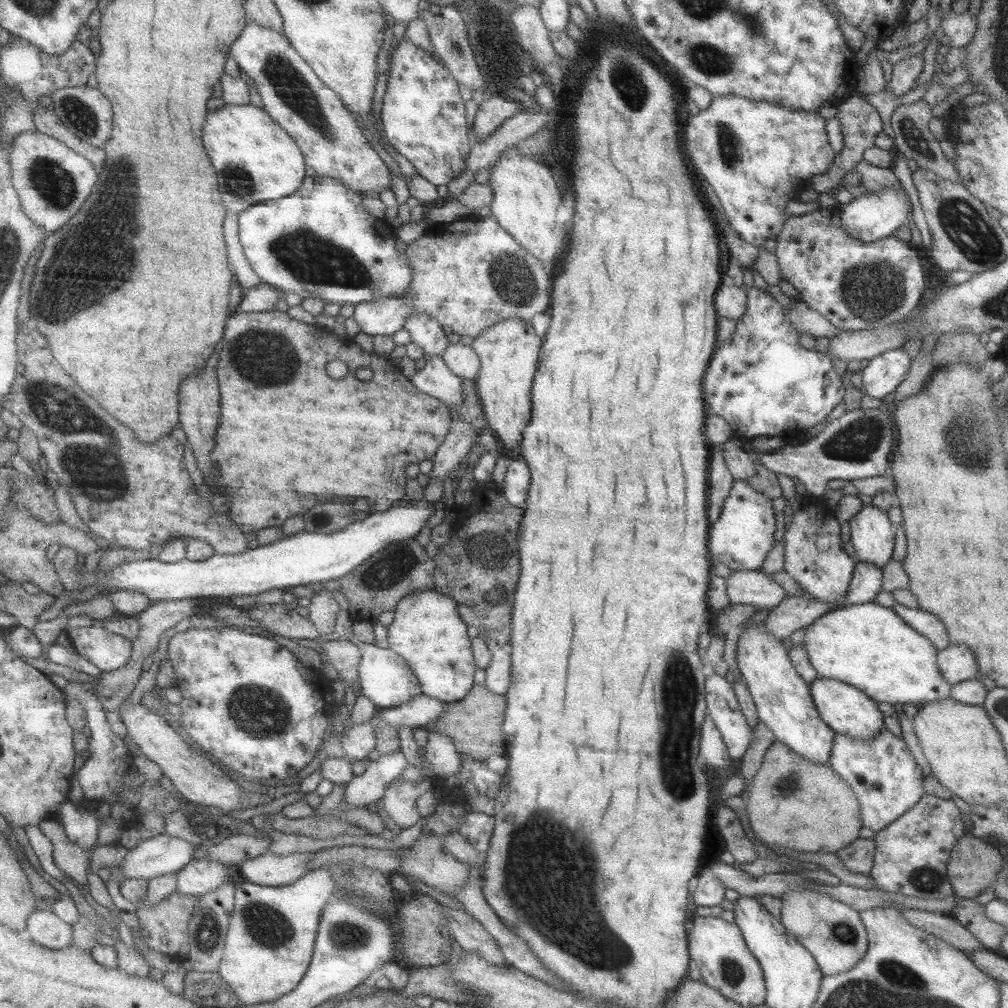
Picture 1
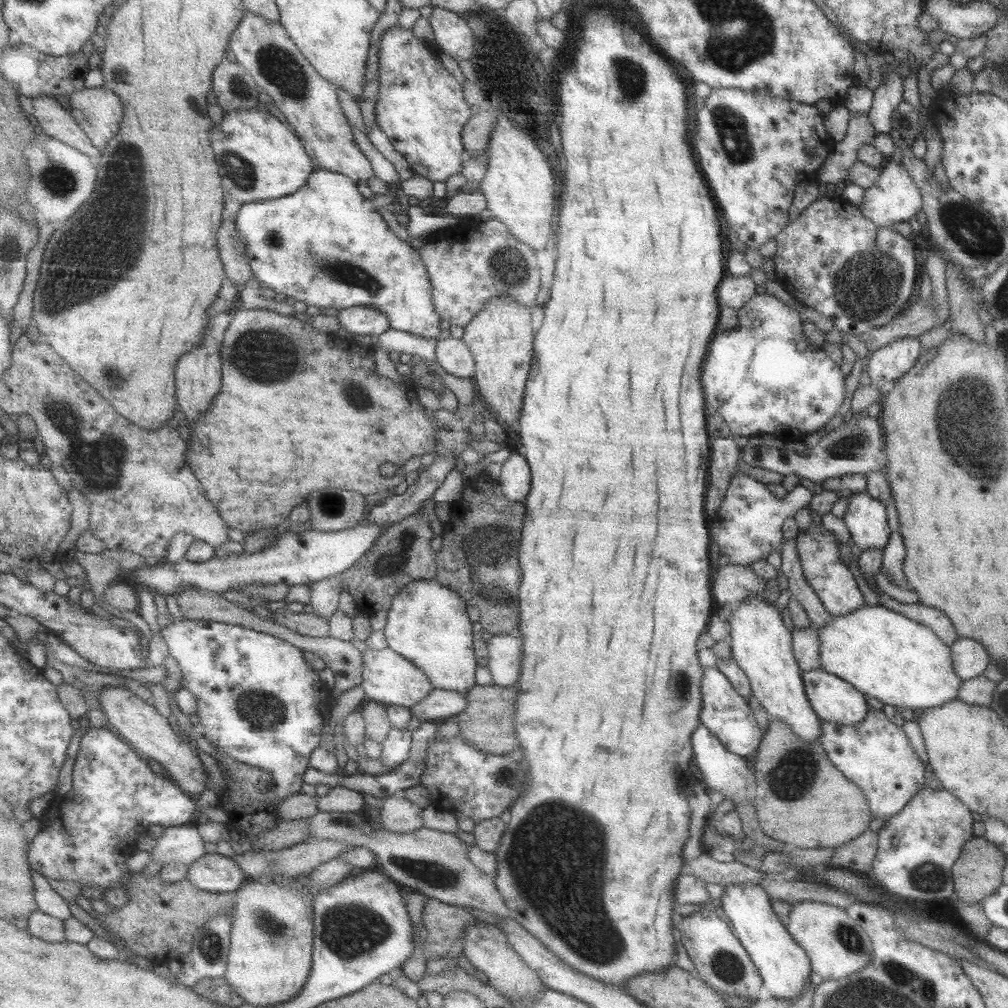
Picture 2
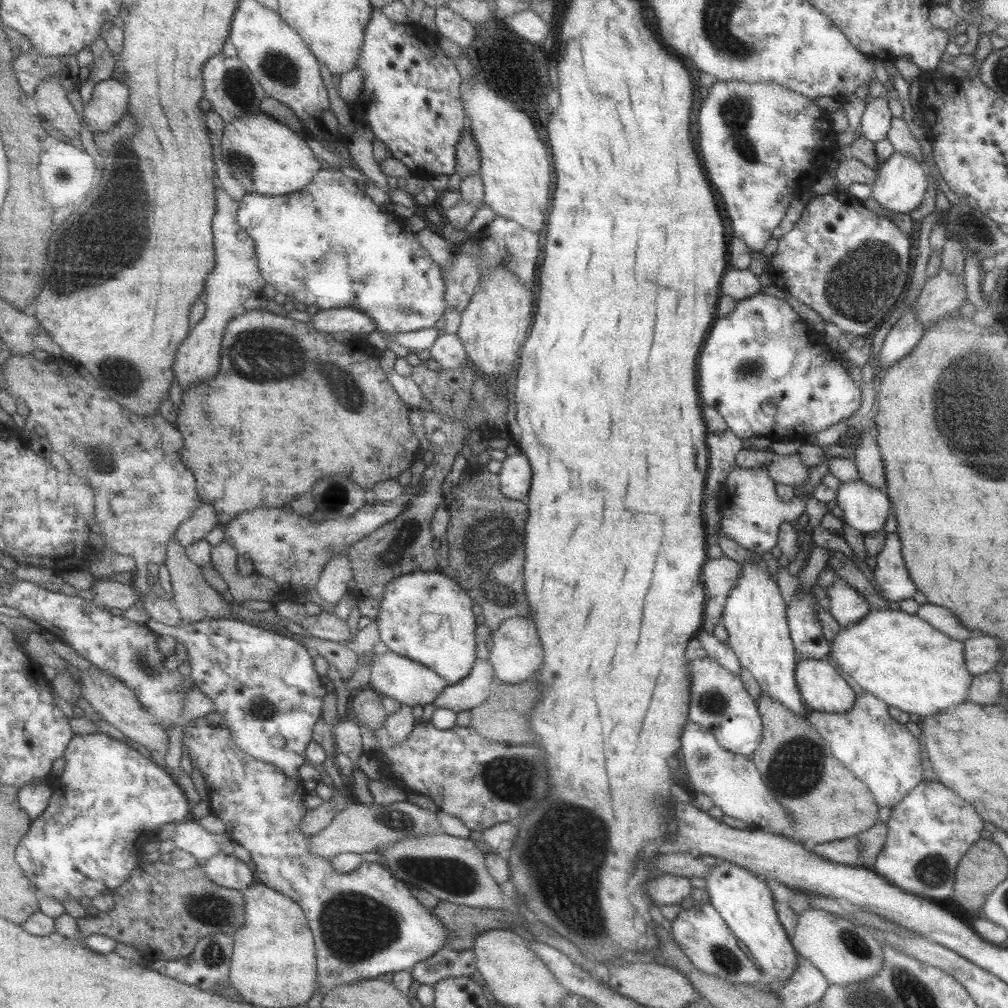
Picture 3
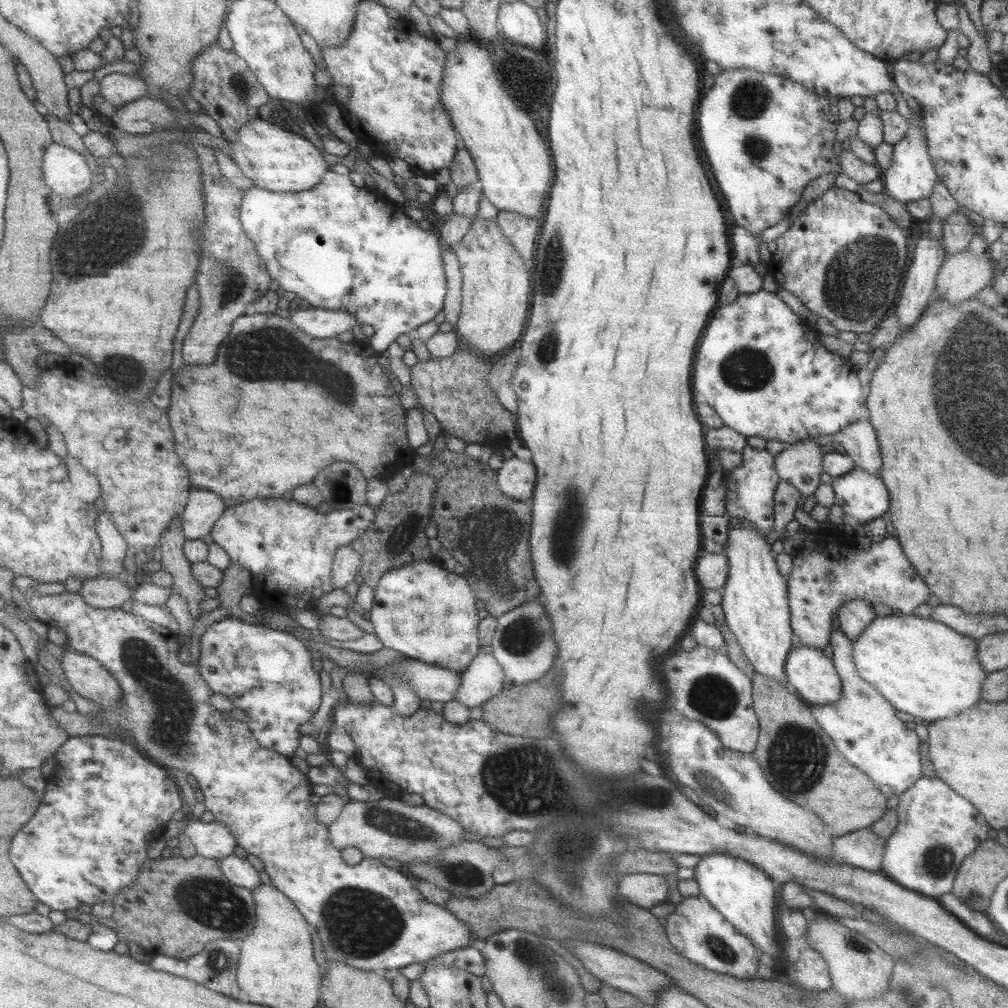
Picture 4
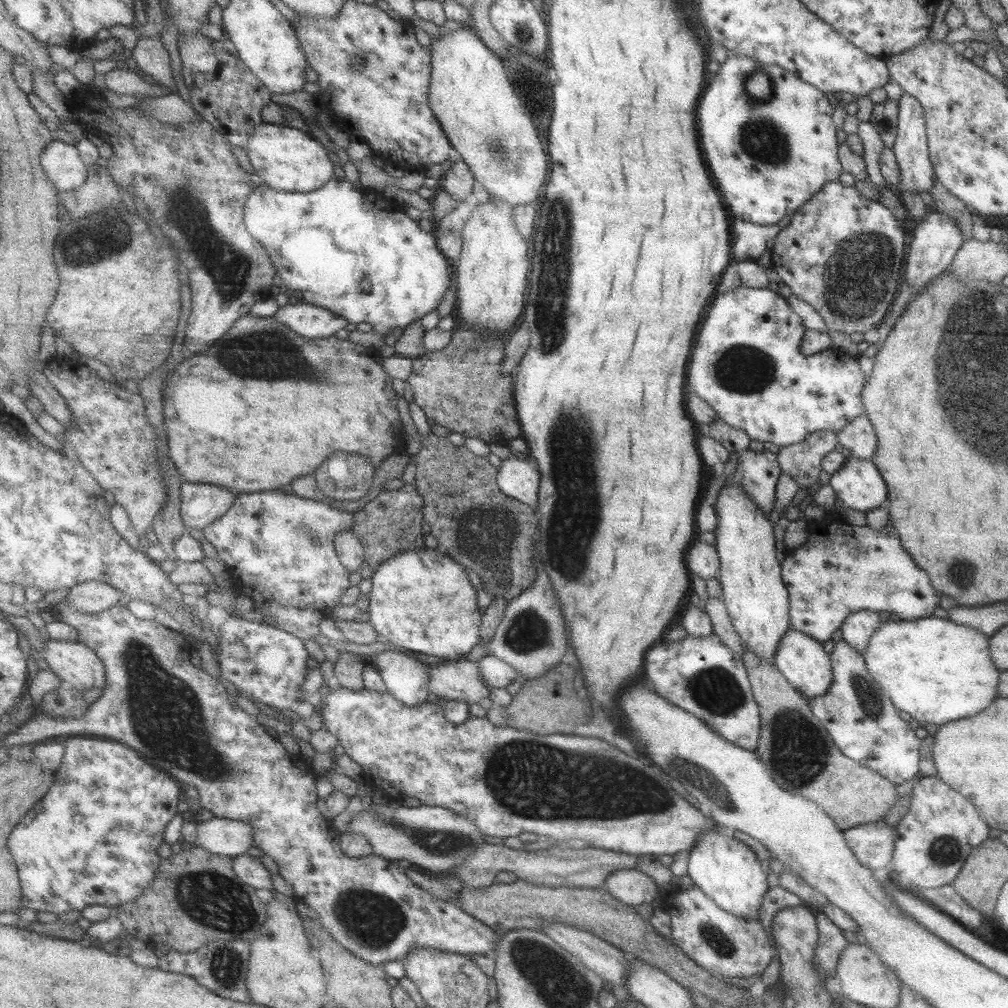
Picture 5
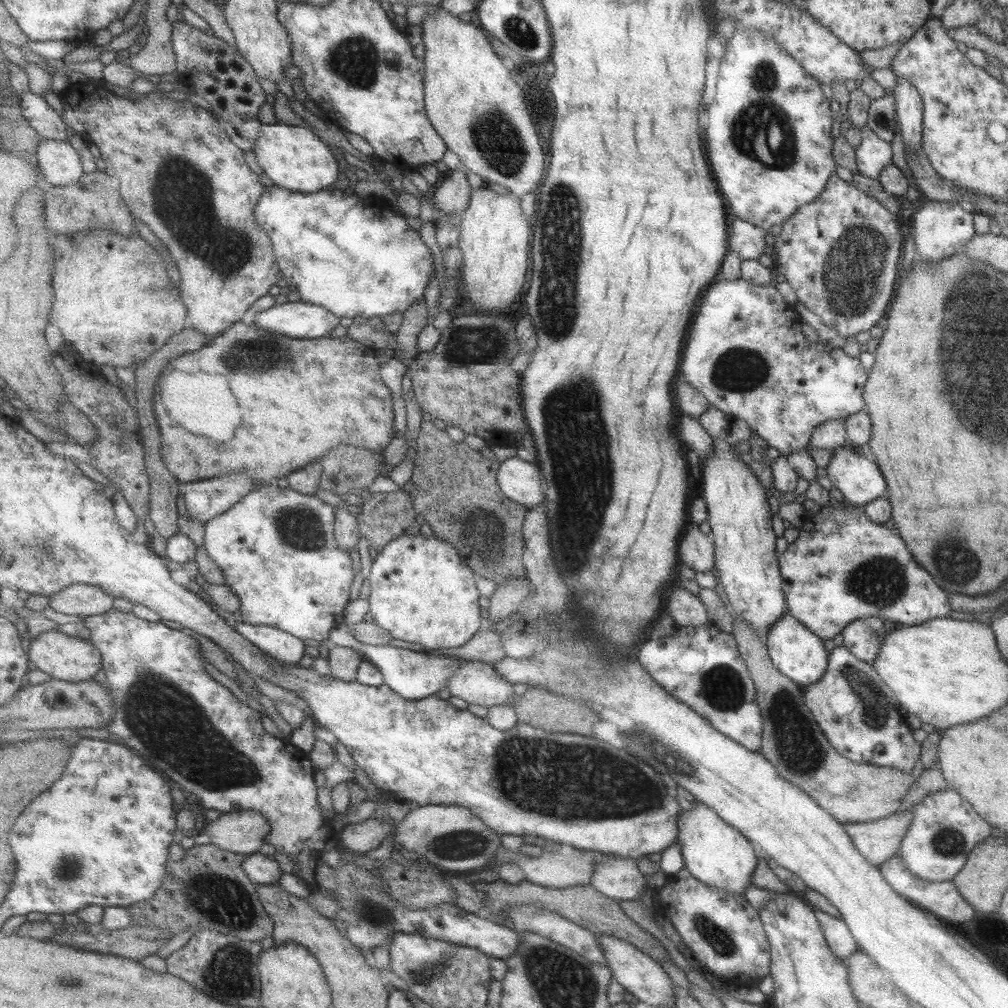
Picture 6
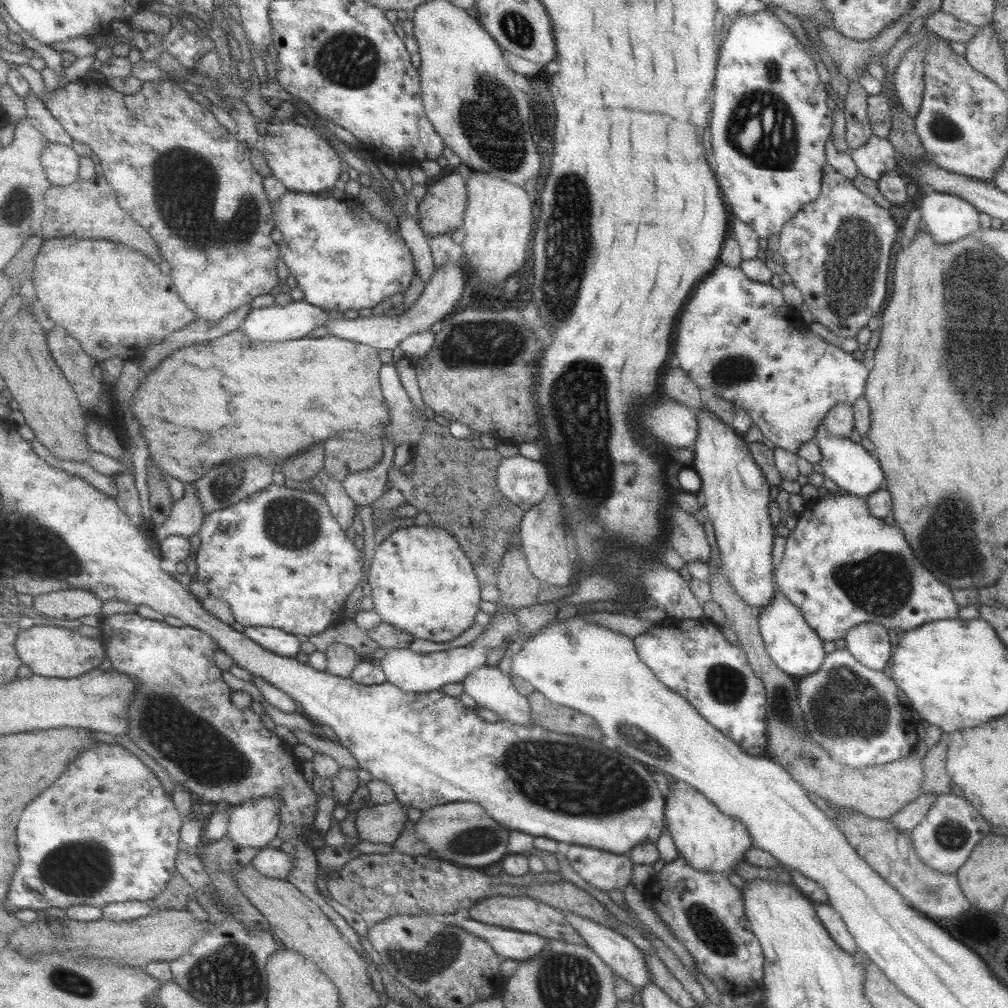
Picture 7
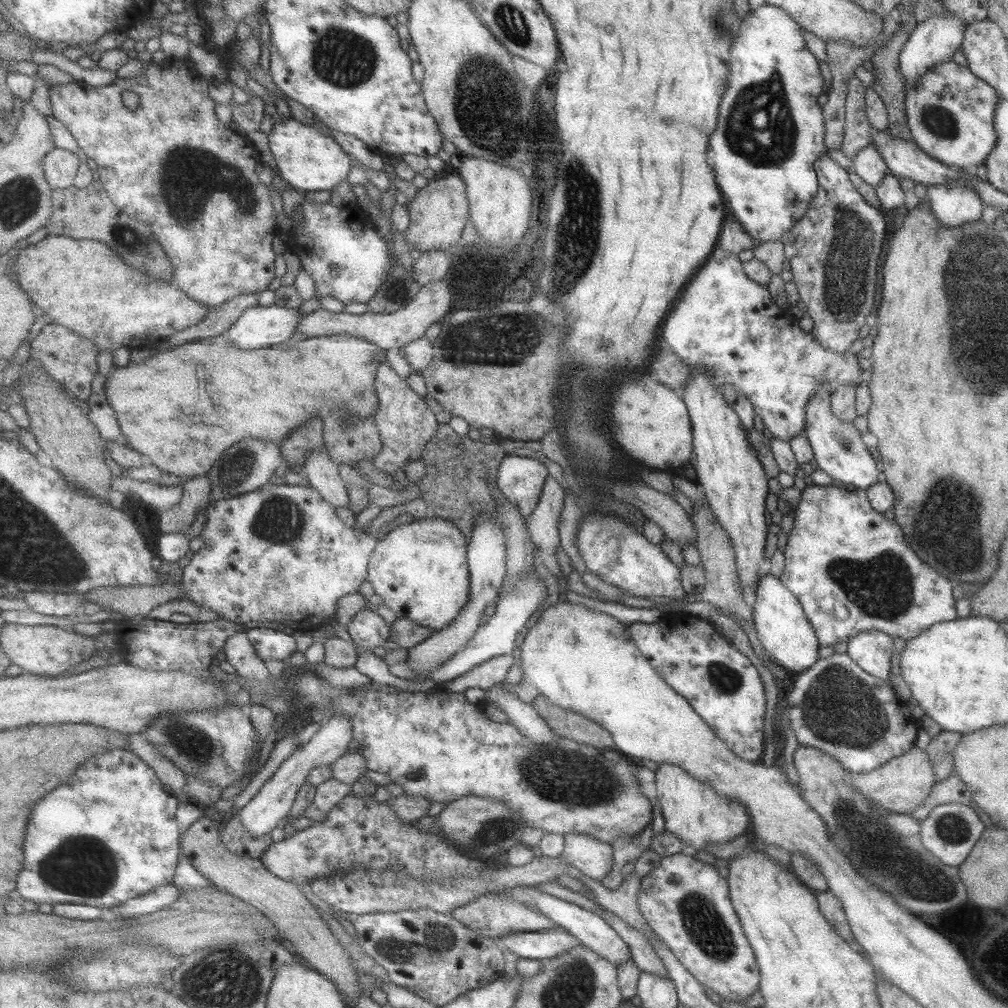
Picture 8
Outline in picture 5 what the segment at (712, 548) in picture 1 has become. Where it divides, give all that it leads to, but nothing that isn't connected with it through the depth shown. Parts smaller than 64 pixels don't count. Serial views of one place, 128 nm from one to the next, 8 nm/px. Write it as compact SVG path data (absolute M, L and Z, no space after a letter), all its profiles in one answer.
M748 448L737 454L731 479L740 484L768 516L776 501L776 482L781 473L777 455L767 450L757 452Z

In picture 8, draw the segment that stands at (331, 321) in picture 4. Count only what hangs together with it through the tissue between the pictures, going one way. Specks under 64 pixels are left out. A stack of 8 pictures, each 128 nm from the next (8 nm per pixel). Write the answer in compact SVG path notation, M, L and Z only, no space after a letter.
M258 305L247 308L225 336L235 343L235 347L243 350L279 346L291 341L303 317L306 315L298 309Z

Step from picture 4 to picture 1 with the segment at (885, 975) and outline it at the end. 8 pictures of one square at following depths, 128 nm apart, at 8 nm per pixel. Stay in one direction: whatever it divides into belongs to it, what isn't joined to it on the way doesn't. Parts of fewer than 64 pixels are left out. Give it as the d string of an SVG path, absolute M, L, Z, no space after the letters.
M815 887L788 891L780 901L781 924L815 959L823 977L841 974L863 958L868 949L868 940L856 910L830 896L821 895Z

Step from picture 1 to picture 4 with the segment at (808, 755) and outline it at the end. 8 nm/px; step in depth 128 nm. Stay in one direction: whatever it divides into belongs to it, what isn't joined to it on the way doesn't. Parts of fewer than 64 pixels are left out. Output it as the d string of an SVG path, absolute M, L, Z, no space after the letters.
M729 519L722 554L727 557L727 576L721 588L720 606L724 622L735 635L745 658L758 673L779 681L784 689L793 691L787 682L783 665L789 649L795 644L790 627L786 582L779 575L765 535L751 521Z

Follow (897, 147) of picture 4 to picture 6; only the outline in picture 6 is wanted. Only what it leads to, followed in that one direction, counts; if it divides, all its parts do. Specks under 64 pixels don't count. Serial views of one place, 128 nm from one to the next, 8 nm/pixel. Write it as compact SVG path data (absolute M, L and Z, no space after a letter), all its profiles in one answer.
M897 77L892 90L905 151L921 147L922 100L917 89L905 78Z

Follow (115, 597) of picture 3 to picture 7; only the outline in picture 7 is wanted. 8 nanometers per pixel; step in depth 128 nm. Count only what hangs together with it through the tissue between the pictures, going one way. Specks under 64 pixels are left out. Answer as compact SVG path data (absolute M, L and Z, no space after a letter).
M82 588L55 591L33 597L33 607L53 619L76 624L81 616L99 616L105 601L90 590Z

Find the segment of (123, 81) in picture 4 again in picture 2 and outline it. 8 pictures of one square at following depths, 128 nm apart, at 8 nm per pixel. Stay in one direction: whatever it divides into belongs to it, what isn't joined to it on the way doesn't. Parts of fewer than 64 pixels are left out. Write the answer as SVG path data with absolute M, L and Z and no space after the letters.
M105 84L73 92L69 97L71 114L94 145L105 152L125 116L123 99Z

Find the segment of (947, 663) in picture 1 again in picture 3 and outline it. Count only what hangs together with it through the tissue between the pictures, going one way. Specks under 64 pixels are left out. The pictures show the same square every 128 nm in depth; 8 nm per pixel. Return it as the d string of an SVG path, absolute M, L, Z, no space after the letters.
M974 634L962 643L964 667L973 677L993 671L999 664L1003 648L999 639L989 635Z

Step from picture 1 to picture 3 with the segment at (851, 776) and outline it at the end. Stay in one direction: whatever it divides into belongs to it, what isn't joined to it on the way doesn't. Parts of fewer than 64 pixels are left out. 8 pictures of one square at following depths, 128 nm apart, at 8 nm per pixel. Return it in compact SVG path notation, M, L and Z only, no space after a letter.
M857 694L845 713L809 710L810 725L827 741L828 750L847 771L863 782L879 808L892 808L921 782L920 740L904 724L891 718L888 707L874 694Z

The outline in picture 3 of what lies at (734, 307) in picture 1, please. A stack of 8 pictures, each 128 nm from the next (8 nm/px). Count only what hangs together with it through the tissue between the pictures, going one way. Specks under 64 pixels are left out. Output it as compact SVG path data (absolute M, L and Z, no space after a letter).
M729 268L721 278L721 295L733 298L735 302L760 293L759 278L748 269L735 270Z

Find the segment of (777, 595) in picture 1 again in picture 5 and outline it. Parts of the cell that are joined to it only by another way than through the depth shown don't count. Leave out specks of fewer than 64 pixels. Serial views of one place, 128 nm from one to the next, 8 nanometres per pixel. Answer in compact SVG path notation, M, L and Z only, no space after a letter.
M697 537L691 546L687 547L684 563L689 573L693 573L703 580L718 578L719 563L714 546Z

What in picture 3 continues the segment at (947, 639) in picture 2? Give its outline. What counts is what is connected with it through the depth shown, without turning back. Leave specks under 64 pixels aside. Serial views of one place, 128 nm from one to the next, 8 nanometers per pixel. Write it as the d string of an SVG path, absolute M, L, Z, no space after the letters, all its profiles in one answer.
M927 602L919 605L915 615L952 639L964 641L974 635L947 607Z

